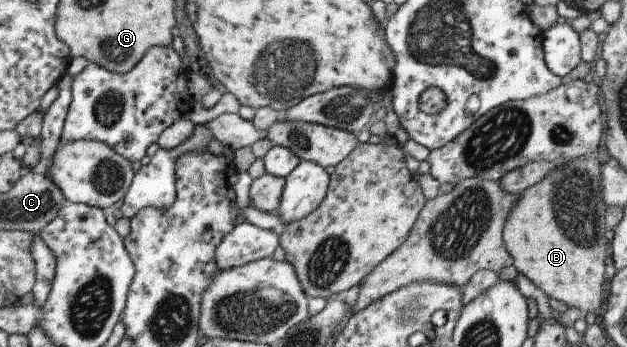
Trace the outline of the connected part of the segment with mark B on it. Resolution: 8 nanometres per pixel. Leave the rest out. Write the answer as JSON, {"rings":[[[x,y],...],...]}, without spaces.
{"rings":[[[594,154],[571,158],[558,158],[557,163],[565,161],[555,171],[547,173],[541,181],[525,187],[517,193],[517,203],[511,207],[507,219],[503,221],[503,249],[513,259],[516,271],[525,275],[545,293],[548,298],[557,299],[583,314],[598,314],[602,310],[606,286],[610,276],[605,273],[605,261],[609,259],[609,243],[605,240],[604,207],[601,199],[599,169],[601,164]]]}

